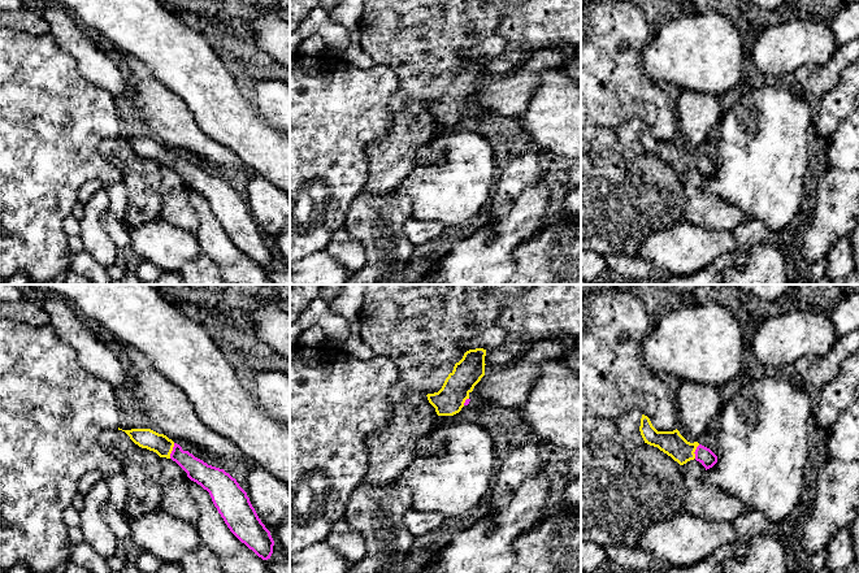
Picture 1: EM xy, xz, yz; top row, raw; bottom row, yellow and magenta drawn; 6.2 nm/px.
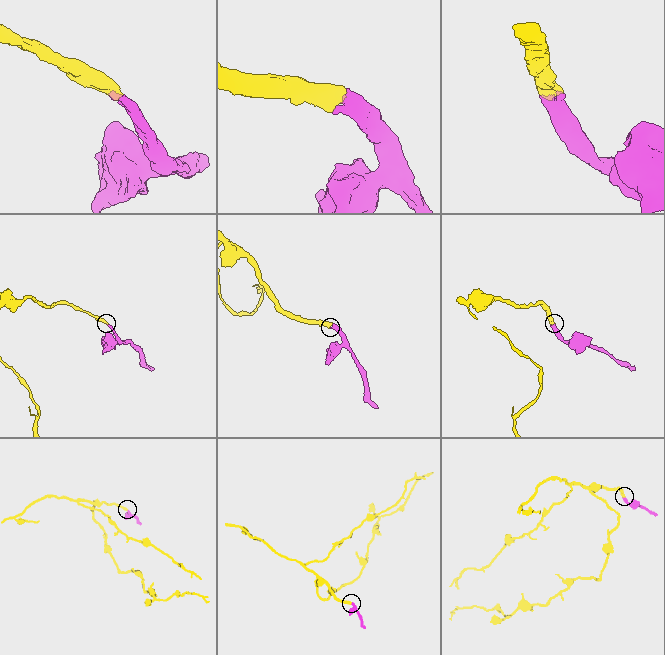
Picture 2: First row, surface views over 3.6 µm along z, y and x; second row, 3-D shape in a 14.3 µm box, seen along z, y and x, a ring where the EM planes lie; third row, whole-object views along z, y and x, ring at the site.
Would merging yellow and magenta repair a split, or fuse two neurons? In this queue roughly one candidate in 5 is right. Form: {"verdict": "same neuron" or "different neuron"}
{"verdict": "same neuron"}

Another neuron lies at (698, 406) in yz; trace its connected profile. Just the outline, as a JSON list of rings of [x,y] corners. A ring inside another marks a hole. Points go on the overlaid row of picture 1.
[[[681,381],[676,390],[677,430],[690,443],[698,440],[719,416],[721,388]]]

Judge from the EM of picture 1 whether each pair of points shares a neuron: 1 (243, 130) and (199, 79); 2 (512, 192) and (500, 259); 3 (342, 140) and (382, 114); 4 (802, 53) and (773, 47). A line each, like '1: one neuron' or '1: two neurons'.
1: one neuron
2: two neurons
3: one neuron
4: one neuron

